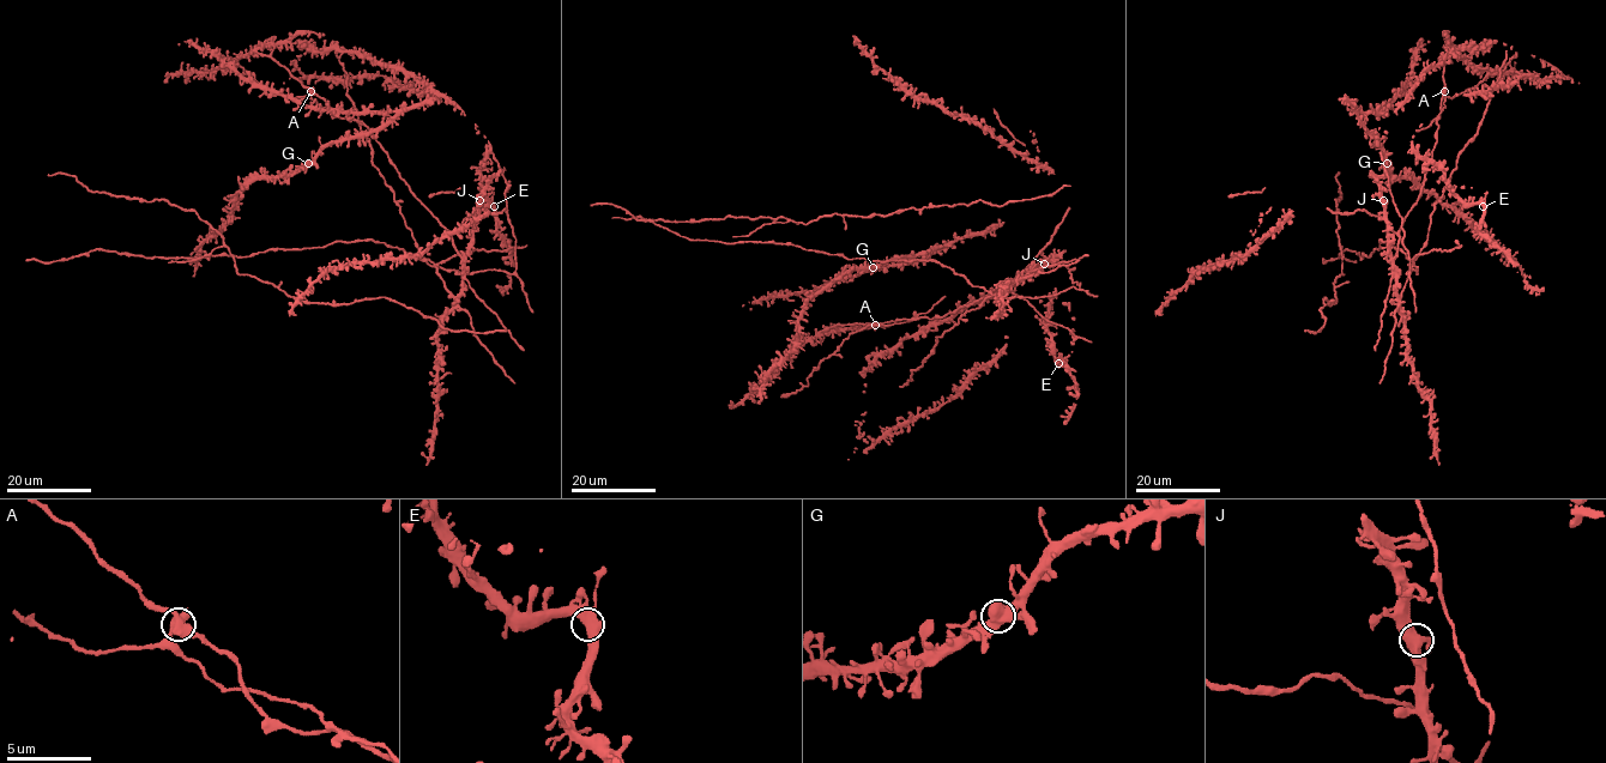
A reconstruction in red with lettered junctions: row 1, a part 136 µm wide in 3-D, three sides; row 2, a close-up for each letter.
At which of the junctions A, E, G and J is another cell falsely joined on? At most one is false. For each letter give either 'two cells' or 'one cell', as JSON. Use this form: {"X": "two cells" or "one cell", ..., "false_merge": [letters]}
{"A": "two cells", "E": "one cell", "G": "one cell", "J": "one cell", "false_merge": ["A"]}

